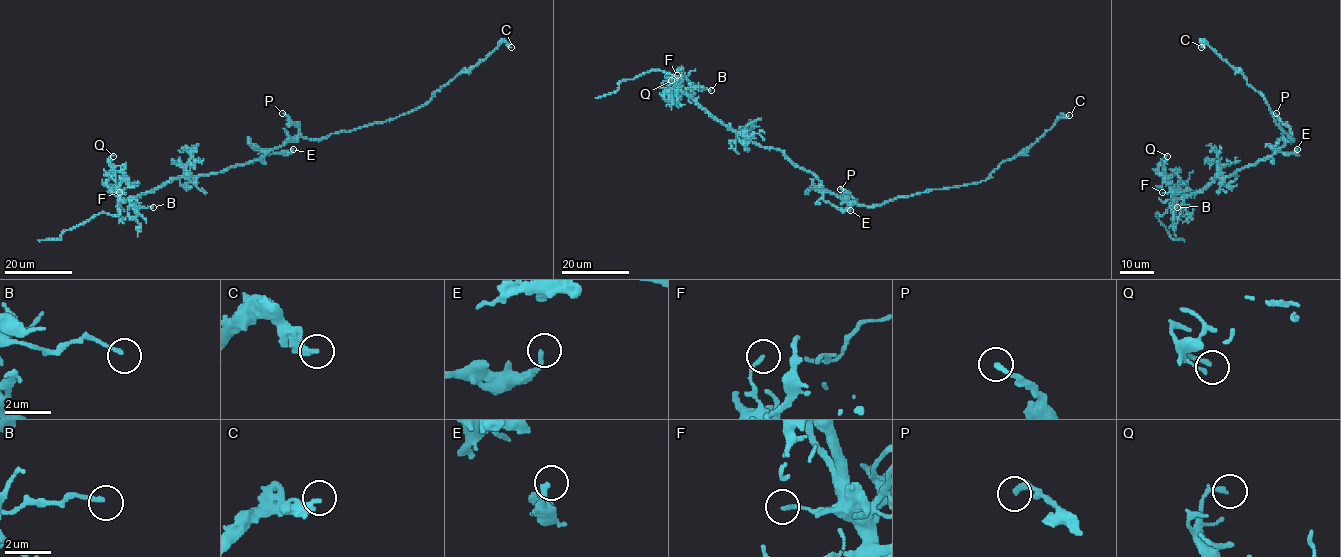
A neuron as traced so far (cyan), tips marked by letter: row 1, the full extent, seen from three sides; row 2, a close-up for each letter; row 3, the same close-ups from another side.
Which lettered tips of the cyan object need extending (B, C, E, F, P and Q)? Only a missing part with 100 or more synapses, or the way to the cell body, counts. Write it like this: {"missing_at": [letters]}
{"missing_at": []}

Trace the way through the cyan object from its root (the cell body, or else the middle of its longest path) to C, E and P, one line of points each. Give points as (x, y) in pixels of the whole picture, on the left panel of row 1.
C: (266, 153), (298, 135), (323, 139), (392, 120), (422, 107), (434, 92), (476, 66), (501, 42), (511, 47)
E: (266, 153), (290, 152), (293, 149)
P: (266, 153), (298, 134), (298, 127), (282, 113)

